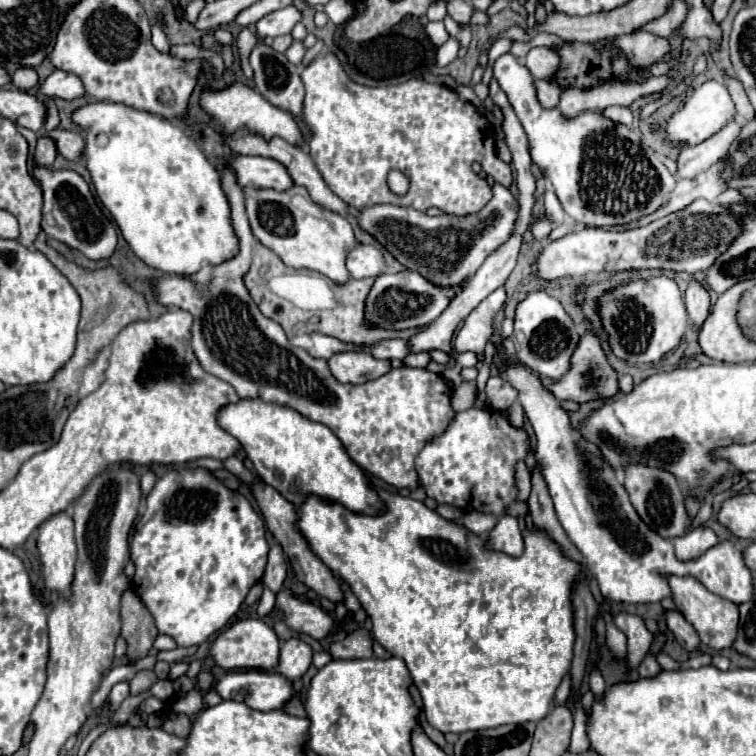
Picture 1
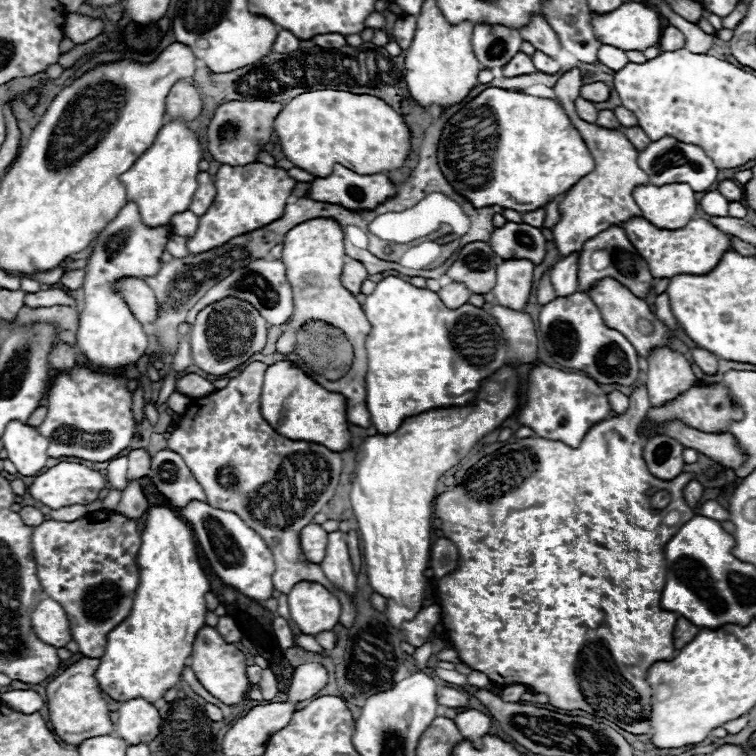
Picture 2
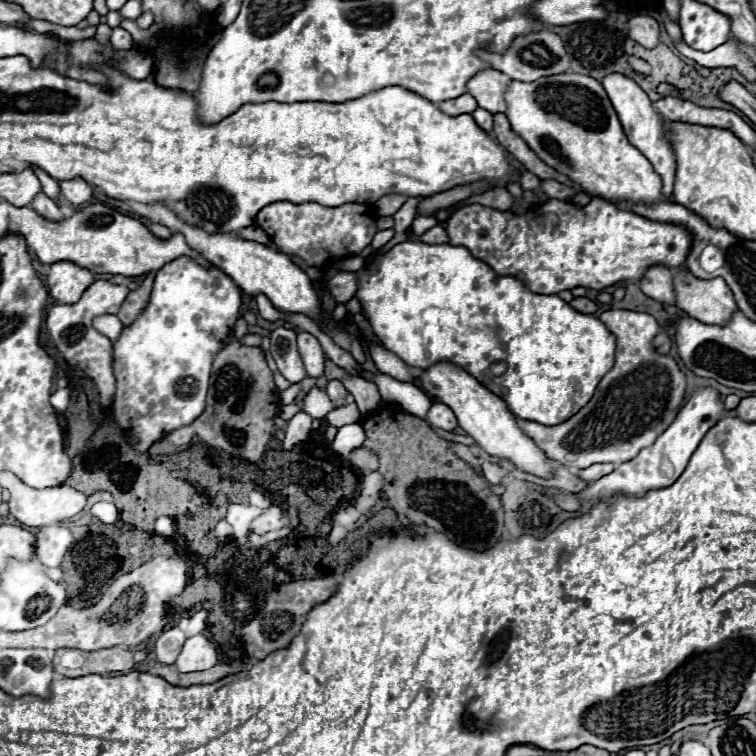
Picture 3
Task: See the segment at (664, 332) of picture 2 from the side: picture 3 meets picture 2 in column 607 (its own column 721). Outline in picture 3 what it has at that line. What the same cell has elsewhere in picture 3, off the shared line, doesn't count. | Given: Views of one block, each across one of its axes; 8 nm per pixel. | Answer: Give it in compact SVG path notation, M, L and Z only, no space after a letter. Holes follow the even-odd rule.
M682 268L672 278L676 308L690 318L704 324L726 324L732 312L738 308L734 296L722 278L700 280L694 278L688 268Z

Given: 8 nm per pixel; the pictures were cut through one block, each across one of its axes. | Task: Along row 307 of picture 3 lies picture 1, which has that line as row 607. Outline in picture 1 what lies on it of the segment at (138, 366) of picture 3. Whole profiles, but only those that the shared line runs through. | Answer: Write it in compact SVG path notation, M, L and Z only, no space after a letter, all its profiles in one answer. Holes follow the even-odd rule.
M194 468L194 470L178 470L178 472L166 472L164 476L158 478L154 490L148 494L146 498L146 510L144 514L140 516L140 520L136 522L136 528L134 528L134 538L132 538L132 544L130 544L130 554L132 554L132 560L134 560L134 566L136 566L136 572L134 572L134 590L138 592L138 596L142 598L142 602L146 604L146 608L150 610L150 614L154 616L154 622L156 622L156 628L162 632L162 634L168 634L172 636L178 646L198 646L202 642L206 642L214 632L222 630L230 618L240 610L248 590L262 578L264 574L264 566L266 566L266 556L268 556L268 544L266 544L266 538L264 538L264 532L266 532L266 526L264 526L264 520L258 516L258 512L252 508L252 504L238 492L232 492L228 490L222 482L218 482L210 470L206 468Z

